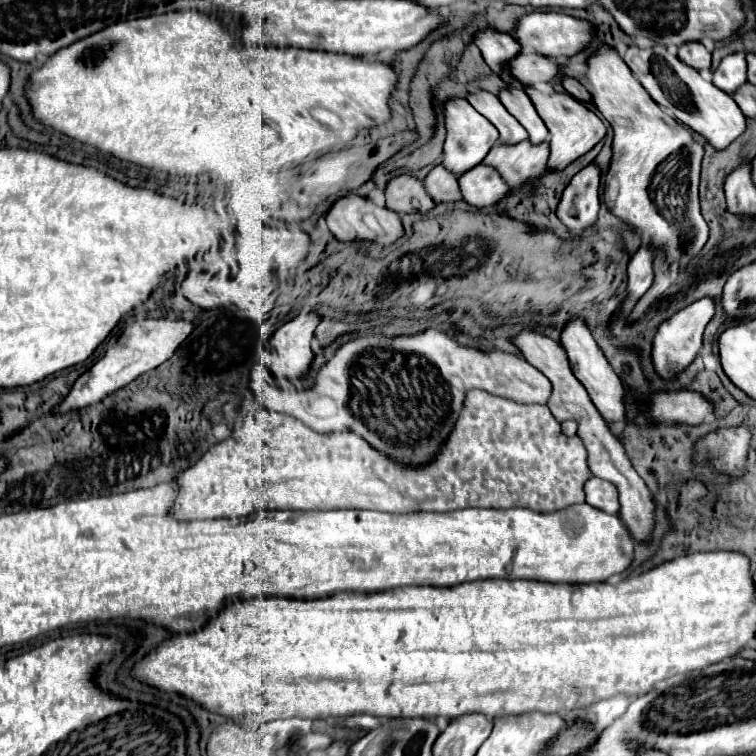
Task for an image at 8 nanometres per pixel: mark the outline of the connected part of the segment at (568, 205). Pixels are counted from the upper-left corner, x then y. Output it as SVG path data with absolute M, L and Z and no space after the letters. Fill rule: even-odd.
M590 163L580 173L576 173L564 189L556 215L572 235L582 235L598 221L598 187L600 169L594 163Z

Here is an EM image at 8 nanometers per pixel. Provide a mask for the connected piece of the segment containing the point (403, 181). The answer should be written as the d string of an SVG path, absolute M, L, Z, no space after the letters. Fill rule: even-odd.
M400 175L386 187L386 205L396 213L428 213L436 207L424 183L412 175Z

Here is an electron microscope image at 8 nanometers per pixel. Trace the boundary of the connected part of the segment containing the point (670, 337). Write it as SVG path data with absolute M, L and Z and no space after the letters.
M698 299L658 327L658 333L652 343L652 365L654 365L656 375L660 375L666 381L674 379L682 369L686 369L694 361L694 357L702 349L704 327L714 315L714 311L716 311L716 305L712 299Z

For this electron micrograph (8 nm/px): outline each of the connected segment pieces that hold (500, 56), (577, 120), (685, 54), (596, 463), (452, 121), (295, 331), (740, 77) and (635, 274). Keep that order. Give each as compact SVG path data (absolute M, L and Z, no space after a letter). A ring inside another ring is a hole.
M486 29L482 33L478 33L474 37L474 43L478 45L478 49L482 51L484 61L488 63L488 67L508 85L508 87L516 87L516 89L526 89L516 77L512 77L508 73L508 65L510 59L518 57L522 53L520 43L506 33L498 33L494 29Z
M528 87L528 95L550 133L548 135L548 139L550 139L548 141L550 143L550 159L548 159L550 171L562 171L564 167L568 167L570 163L574 163L576 159L586 155L606 135L606 127L596 117L596 113L592 113L584 103L576 101L572 95L568 95L568 93L544 95L532 87Z
M686 43L684 47L680 47L678 57L680 61L684 61L688 67L694 67L696 71L702 69L708 71L712 67L712 55L702 43Z
M520 333L514 339L514 343L520 347L524 359L550 379L550 383L554 387L552 397L548 401L548 407L550 407L552 415L558 421L574 419L578 423L578 435L580 435L580 439L582 439L582 443L586 447L590 471L596 477L612 481L618 487L618 493L620 493L620 517L622 517L622 521L630 527L632 535L638 541L646 541L650 537L652 523L654 523L654 519L652 519L652 511L654 511L652 495L650 495L646 483L638 477L638 473L630 465L630 459L626 457L624 447L620 445L620 441L612 435L608 423L602 419L602 415L598 413L598 409L588 399L588 393L582 387L582 383L572 375L566 351L556 341L552 341L548 337L542 337L542 335L536 335L536 333Z
M456 97L446 101L444 115L446 115L446 141L442 151L442 165L450 173L460 177L484 161L484 155L488 155L488 151L498 141L498 131L488 119L484 119L476 109L472 109L472 105L466 99Z
M302 313L284 323L268 341L268 369L278 379L302 379L312 365L312 333L320 317L316 313Z
M734 53L722 59L720 67L714 71L714 85L720 87L724 93L732 95L746 83L746 55Z
M640 247L628 263L628 287L626 287L626 297L620 303L620 317L626 317L632 311L634 303L650 289L652 279L654 279L652 251Z

